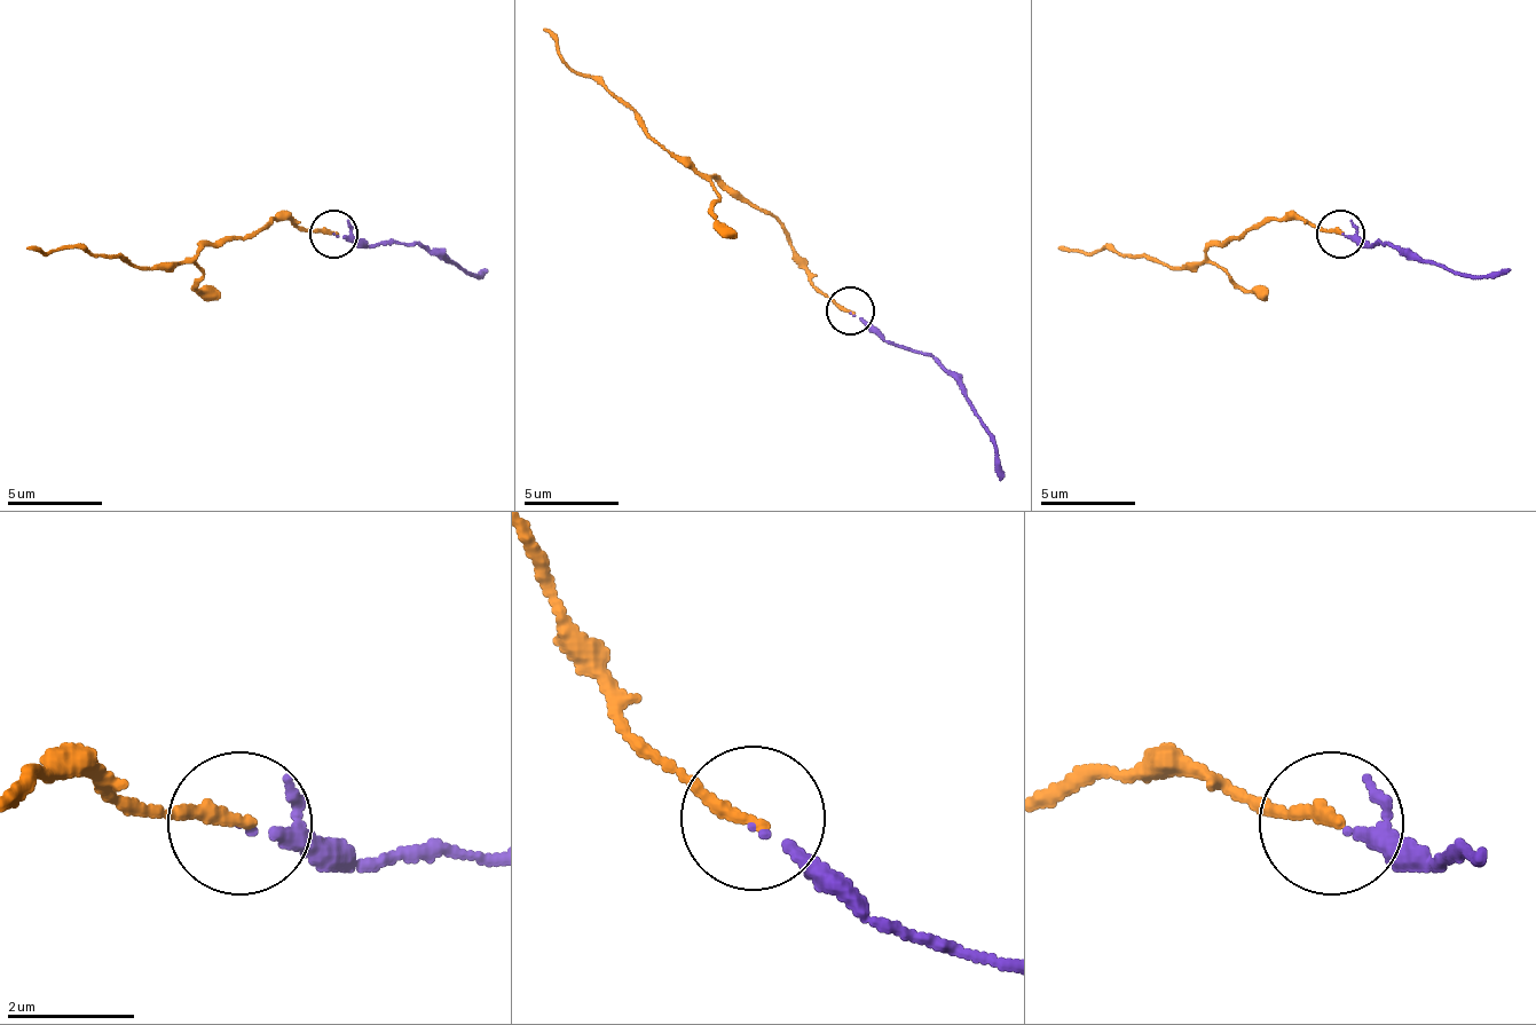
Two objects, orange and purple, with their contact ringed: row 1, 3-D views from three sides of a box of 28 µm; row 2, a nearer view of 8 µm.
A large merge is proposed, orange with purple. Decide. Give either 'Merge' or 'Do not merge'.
Merge

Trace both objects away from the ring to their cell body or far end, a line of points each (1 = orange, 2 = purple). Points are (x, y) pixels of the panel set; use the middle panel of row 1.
1: (851, 309), (813, 281), (789, 234), (714, 176), (676, 163), (615, 96), (582, 78), (544, 30)
2: (851, 314), (889, 343), (927, 352), (955, 380), (984, 427), (1002, 480)

